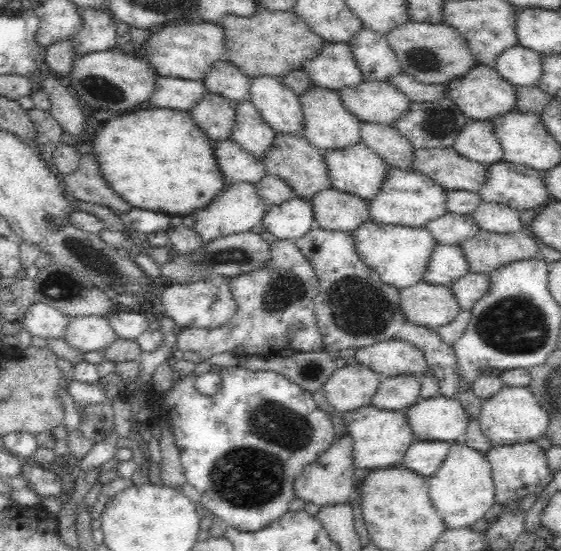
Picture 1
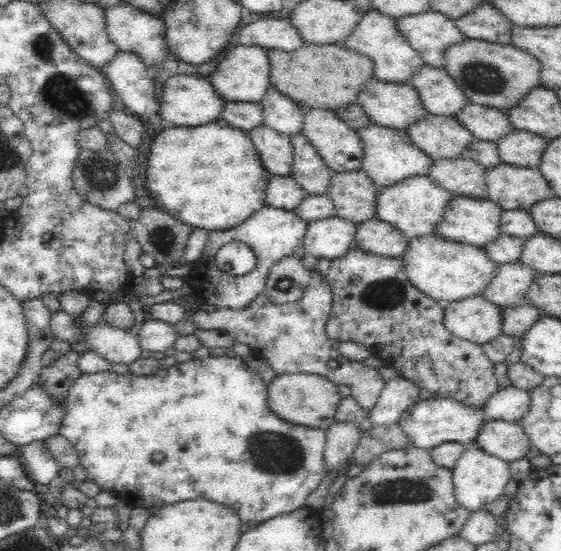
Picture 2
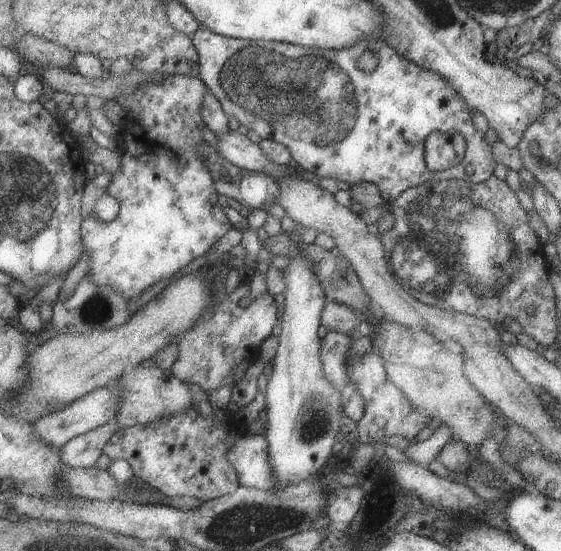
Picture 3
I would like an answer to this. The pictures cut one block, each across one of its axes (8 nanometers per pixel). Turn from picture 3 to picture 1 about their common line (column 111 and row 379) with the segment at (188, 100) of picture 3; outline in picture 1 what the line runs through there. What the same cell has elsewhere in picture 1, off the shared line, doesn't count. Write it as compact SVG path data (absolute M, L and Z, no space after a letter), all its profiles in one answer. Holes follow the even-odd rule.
M220 366L214 368L220 376L220 388L206 396L198 392L198 374L188 374L176 378L166 392L156 392L150 384L146 392L146 402L142 408L148 410L148 424L156 420L168 420L174 436L174 444L180 452L180 466L188 484L192 484L202 494L202 504L212 518L220 518L226 526L238 528L242 532L260 532L272 522L278 522L290 512L290 504L298 498L294 492L296 478L316 462L332 444L340 438L340 426L332 416L314 404L314 394L300 388L298 384L286 380L286 376L276 372L250 372L242 366Z

